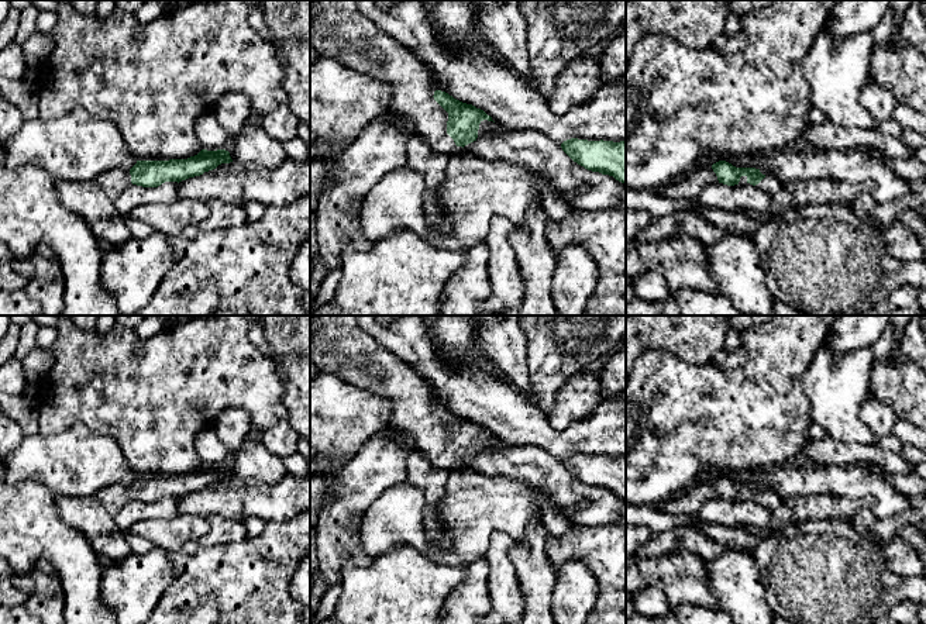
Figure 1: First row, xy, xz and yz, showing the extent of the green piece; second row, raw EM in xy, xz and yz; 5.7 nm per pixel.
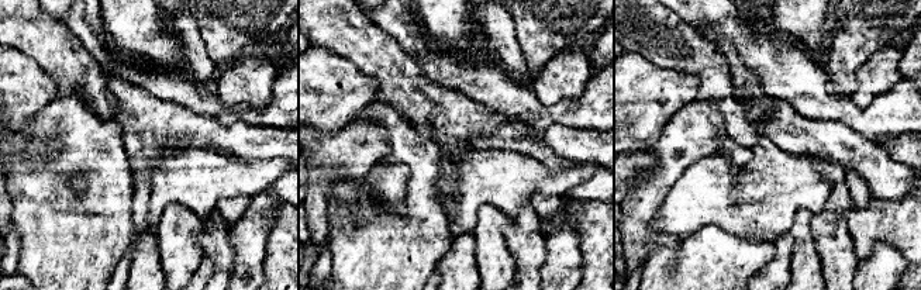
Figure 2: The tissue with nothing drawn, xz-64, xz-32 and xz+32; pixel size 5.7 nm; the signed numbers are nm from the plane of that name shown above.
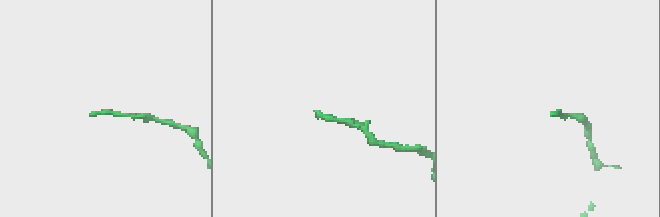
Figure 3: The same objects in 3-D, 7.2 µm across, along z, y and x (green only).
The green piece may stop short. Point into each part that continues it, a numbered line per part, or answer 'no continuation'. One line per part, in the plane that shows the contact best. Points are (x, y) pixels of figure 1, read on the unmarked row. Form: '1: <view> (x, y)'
1: xz (338, 345)

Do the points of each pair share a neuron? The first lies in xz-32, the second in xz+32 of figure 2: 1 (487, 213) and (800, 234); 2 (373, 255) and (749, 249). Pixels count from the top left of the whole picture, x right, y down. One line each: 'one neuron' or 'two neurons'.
1: one neuron
2: one neuron

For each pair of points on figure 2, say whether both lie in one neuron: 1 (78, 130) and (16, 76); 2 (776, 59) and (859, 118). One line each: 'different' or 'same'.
1: different
2: same

